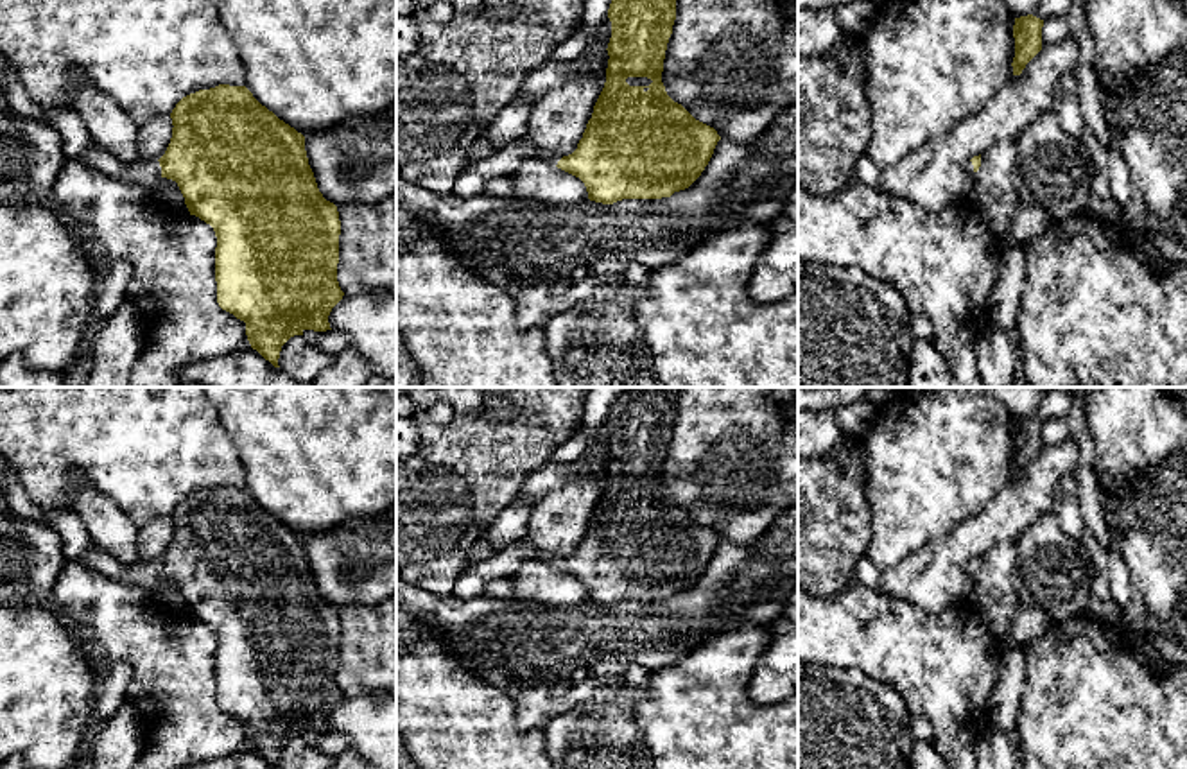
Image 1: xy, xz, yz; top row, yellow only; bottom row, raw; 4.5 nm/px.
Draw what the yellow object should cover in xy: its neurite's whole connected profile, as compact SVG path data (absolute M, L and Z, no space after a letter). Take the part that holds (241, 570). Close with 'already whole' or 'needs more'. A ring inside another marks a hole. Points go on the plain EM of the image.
M219 486L183 498L170 514L172 540L160 561L122 565L99 547L77 557L79 563L127 584L154 590L160 579L178 584L190 617L210 626L217 638L217 704L246 724L246 737L274 769L282 747L305 731L332 731L328 717L342 701L337 683L341 622L337 608L323 599L305 552L305 538L262 507L246 488Z | needs more

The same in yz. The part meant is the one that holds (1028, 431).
M1033 416L1015 419L1015 459L1011 464L1013 477L1020 477L1026 466L1042 452L1042 428L1044 421Z | already whole

